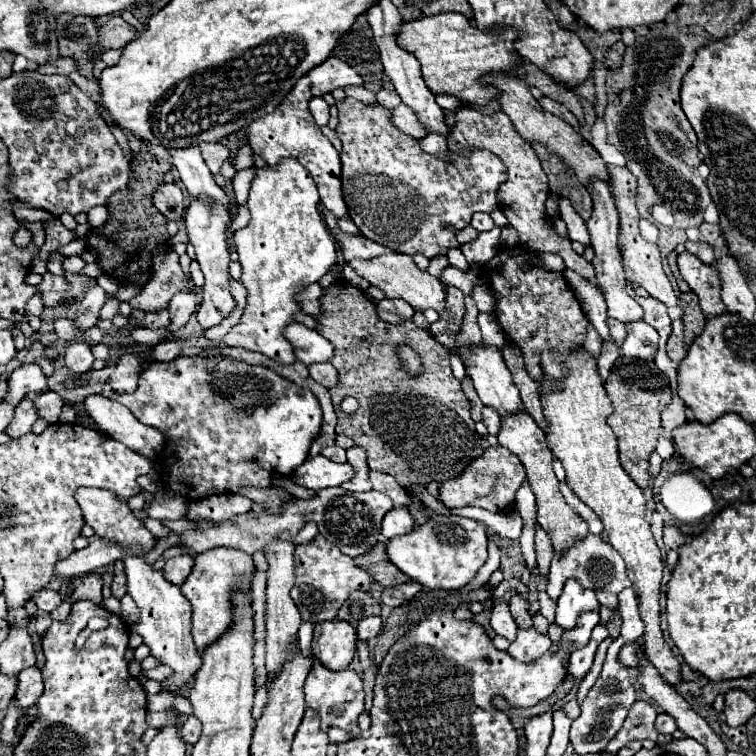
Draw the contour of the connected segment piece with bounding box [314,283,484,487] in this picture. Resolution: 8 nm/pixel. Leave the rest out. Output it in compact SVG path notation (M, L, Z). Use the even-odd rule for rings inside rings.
M336 283L322 289L320 305L322 311L314 317L318 323L316 331L320 331L334 345L334 355L330 363L338 369L338 383L330 389L332 405L338 415L336 433L350 437L356 445L360 445L366 451L368 467L372 471L392 475L402 487L410 487L414 483L428 485L430 481L442 483L460 475L470 461L480 457L480 453L484 451L484 439L476 433L474 421L470 417L470 403L464 391L460 389L460 381L452 375L452 351L448 347L440 345L428 329L416 327L414 321L390 325L378 319L376 305L364 295L364 291L350 283ZM398 345L408 345L418 353L422 361L422 369L418 375L402 371L402 365L396 357ZM346 395L356 397L360 403L360 409L352 417L346 417L340 411L340 403Z

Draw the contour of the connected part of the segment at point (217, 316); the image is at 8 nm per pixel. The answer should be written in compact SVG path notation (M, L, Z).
M192 197L186 215L184 215L190 243L196 249L196 261L200 263L200 269L204 273L204 289L202 289L202 305L198 307L196 319L202 329L218 325L224 317L230 315L234 309L234 297L228 291L228 263L230 253L226 247L226 231L230 223L228 209L222 205L214 205L208 197Z

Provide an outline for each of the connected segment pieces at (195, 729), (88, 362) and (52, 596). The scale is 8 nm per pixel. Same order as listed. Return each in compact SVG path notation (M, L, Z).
M188 717L186 723L180 727L180 737L190 745L194 745L200 739L200 733L202 733L202 723L196 717Z
M72 343L72 345L68 345L68 349L64 353L64 361L66 361L66 367L70 369L72 375L82 377L82 375L86 375L92 369L94 355L90 351L90 345Z
M40 589L36 591L36 595L32 595L32 601L38 605L38 609L42 611L54 611L62 599L60 599L60 593L58 591L52 591L52 589Z

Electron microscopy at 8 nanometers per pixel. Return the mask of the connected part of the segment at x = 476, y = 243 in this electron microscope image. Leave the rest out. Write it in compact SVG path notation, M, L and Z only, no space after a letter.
M494 227L492 231L480 233L478 239L462 245L460 249L470 265L486 265L500 251L498 241L500 241L500 227Z

